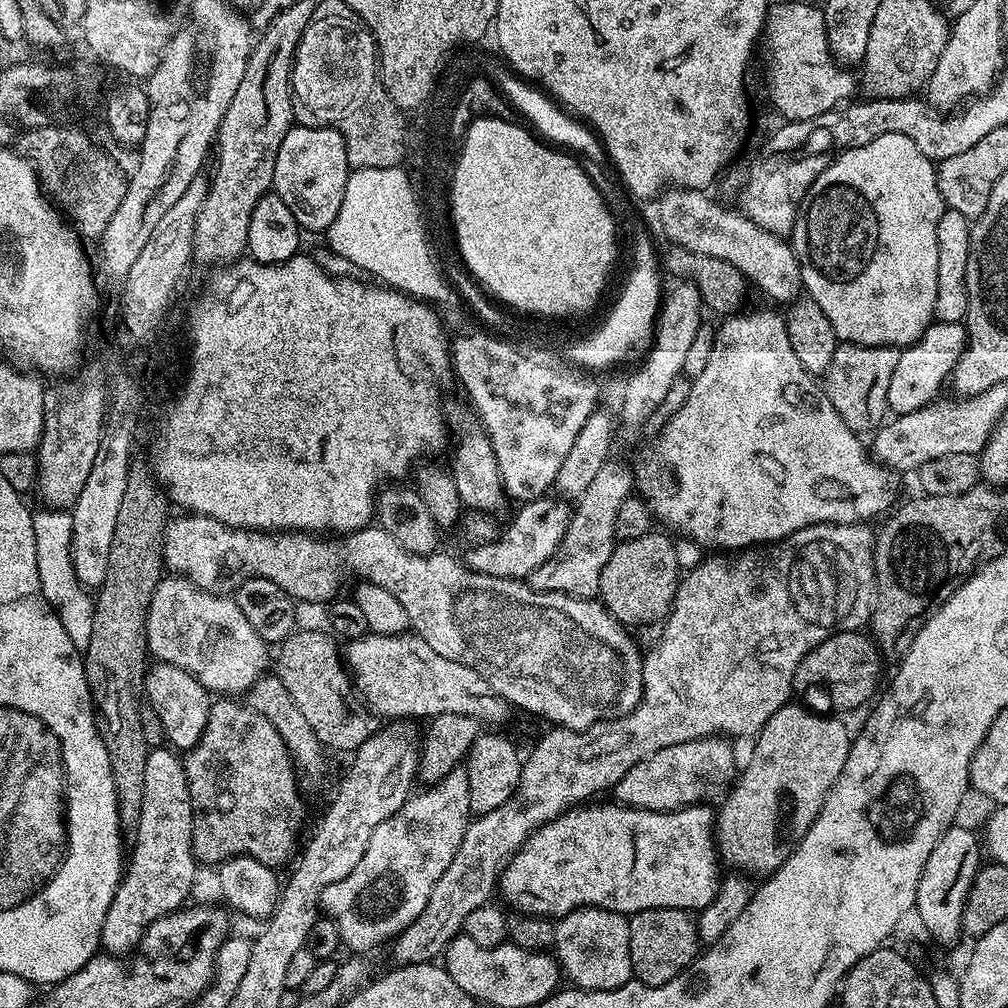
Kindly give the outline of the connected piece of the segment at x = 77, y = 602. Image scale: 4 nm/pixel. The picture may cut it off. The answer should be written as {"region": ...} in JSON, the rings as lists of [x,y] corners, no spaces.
{"region":[[[41,510],[33,515],[34,546],[38,554],[38,582],[42,582],[42,594],[46,602],[58,614],[58,622],[70,634],[70,642],[74,642],[76,649],[83,653],[86,646],[90,646],[90,629],[94,626],[94,596],[88,588],[80,584],[78,575],[74,572],[74,562],[71,558],[71,534],[74,533],[72,513],[68,510]]]}

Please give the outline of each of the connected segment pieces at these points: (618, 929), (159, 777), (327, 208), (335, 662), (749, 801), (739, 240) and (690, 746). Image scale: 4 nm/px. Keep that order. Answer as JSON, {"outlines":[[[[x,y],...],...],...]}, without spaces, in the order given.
{"outlines":[[[[576,908],[555,921],[555,959],[573,985],[594,990],[614,990],[633,979],[628,916],[605,908]]],[[[153,747],[146,758],[146,790],[142,794],[142,818],[134,834],[136,845],[126,867],[106,922],[102,922],[100,942],[107,955],[131,957],[148,927],[159,916],[177,911],[192,892],[198,861],[192,855],[192,799],[184,761],[171,747]]],[[[292,130],[282,141],[274,162],[271,191],[290,206],[290,214],[294,214],[302,230],[313,228],[324,234],[334,222],[336,212],[342,210],[344,168],[346,157],[342,134],[331,130]]],[[[297,629],[293,631],[287,639],[281,641],[277,649],[277,651],[279,651],[278,658],[276,660],[275,657],[274,660],[274,674],[282,682],[282,686],[289,691],[290,698],[293,698],[294,702],[297,703],[298,710],[305,716],[306,722],[310,722],[314,734],[318,734],[318,738],[325,749],[332,750],[332,748],[337,748],[340,752],[352,754],[355,753],[357,748],[360,748],[370,739],[372,733],[375,732],[378,727],[378,720],[367,707],[364,707],[365,709],[348,708],[348,688],[352,686],[352,682],[342,654],[338,652],[337,645],[339,646],[337,639],[323,629]]],[[[789,702],[775,712],[766,726],[760,729],[755,737],[756,745],[752,748],[748,765],[745,768],[743,765],[738,779],[727,793],[729,796],[725,798],[724,805],[720,812],[718,808],[714,816],[714,840],[718,845],[718,856],[723,863],[725,860],[732,867],[729,869],[749,877],[767,877],[776,872],[782,862],[786,862],[806,830],[810,830],[838,774],[842,774],[842,766],[846,766],[850,747],[850,732],[848,736],[843,722],[835,720],[840,718],[832,716],[815,716],[814,713],[799,708],[796,702]]],[[[683,186],[668,191],[659,197],[660,228],[673,240],[671,243],[675,247],[695,252],[697,256],[713,256],[730,262],[744,275],[745,280],[755,287],[757,284],[772,300],[791,302],[801,295],[800,262],[787,239],[760,227],[743,211],[731,212],[723,208],[718,201],[707,196],[707,191]]],[[[715,734],[682,742],[678,746],[666,746],[649,760],[638,762],[638,766],[630,766],[630,770],[622,774],[614,789],[615,799],[629,808],[649,808],[652,812],[676,812],[679,808],[688,808],[692,804],[704,804],[707,796],[714,795],[719,788],[727,789],[737,775],[736,756],[727,743],[731,744],[723,735]]]]}

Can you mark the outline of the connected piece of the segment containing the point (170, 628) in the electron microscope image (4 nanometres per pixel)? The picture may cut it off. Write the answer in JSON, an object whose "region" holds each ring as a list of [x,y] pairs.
{"region":[[[183,578],[161,579],[160,584],[154,590],[152,601],[148,607],[148,650],[153,657],[156,655],[155,659],[159,661],[159,663],[173,664],[182,670],[186,670],[201,686],[208,689],[209,693],[212,694],[236,694],[232,692],[242,691],[245,693],[248,689],[251,689],[254,681],[259,680],[261,676],[265,675],[267,668],[264,667],[266,667],[267,664],[269,667],[270,664],[270,656],[268,660],[268,651],[270,651],[269,645],[256,633],[254,626],[250,626],[250,622],[246,622],[246,614],[242,614],[242,610],[236,605],[235,599],[226,596],[216,596],[213,592],[203,592],[200,588],[197,588],[196,585]]]}

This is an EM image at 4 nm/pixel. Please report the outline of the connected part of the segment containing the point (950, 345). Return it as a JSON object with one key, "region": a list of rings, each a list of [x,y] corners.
{"region":[[[934,322],[925,330],[924,335],[914,344],[909,344],[901,351],[898,366],[890,377],[888,407],[896,416],[910,414],[933,403],[941,395],[940,387],[949,383],[956,363],[964,354],[968,334],[963,323],[941,324]]]}

